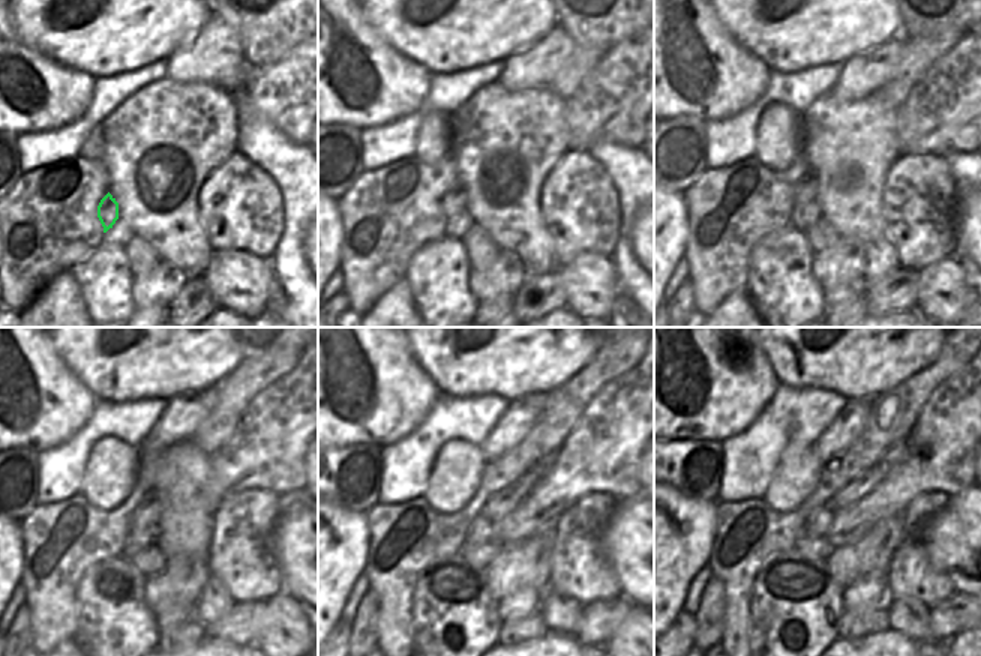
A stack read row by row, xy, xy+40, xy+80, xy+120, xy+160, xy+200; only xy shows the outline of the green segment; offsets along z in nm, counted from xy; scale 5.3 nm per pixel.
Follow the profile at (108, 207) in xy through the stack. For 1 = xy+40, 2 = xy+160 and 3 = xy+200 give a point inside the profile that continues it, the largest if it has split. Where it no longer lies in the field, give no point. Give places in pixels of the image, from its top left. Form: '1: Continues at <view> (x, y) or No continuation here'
1: Continues at xy+40 (455, 201)
2: Continues at xy+160 (482, 530)
3: Continues at xy+200 (819, 523).

